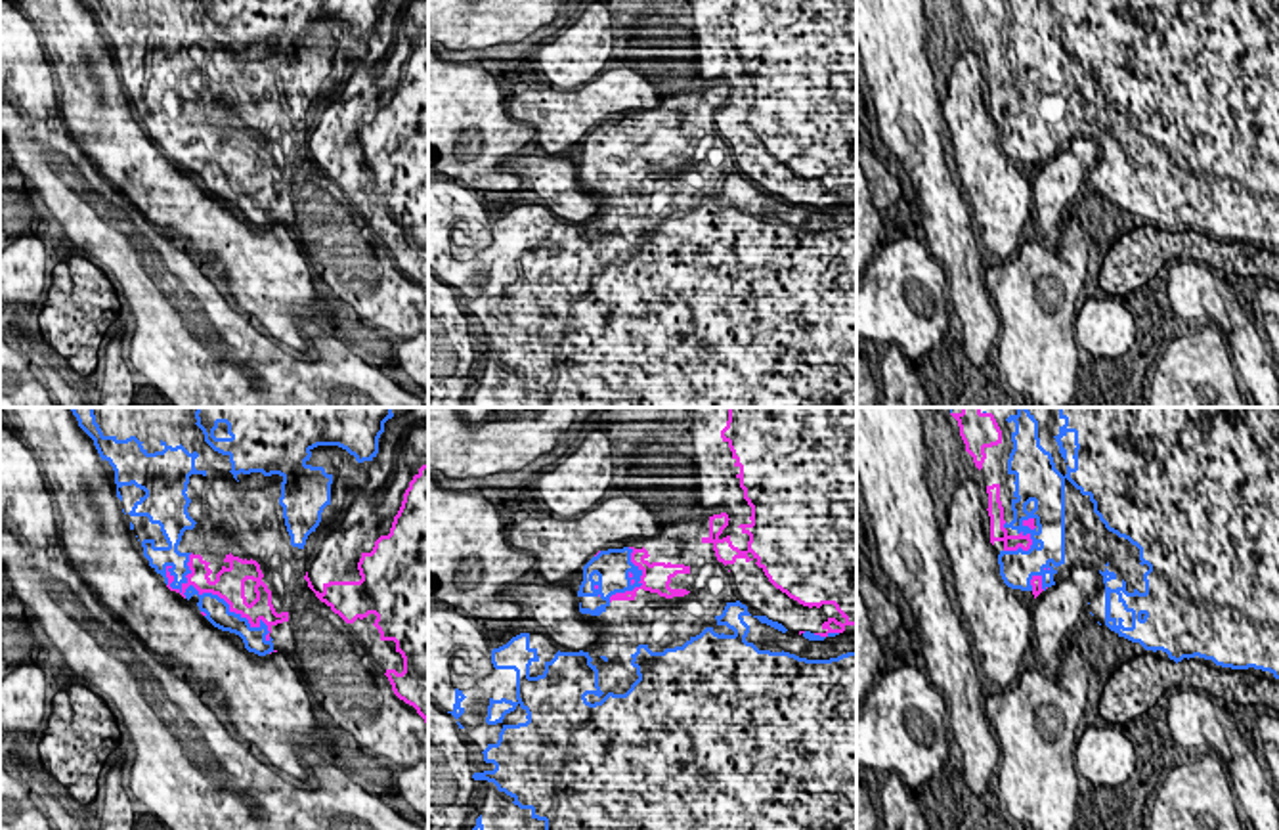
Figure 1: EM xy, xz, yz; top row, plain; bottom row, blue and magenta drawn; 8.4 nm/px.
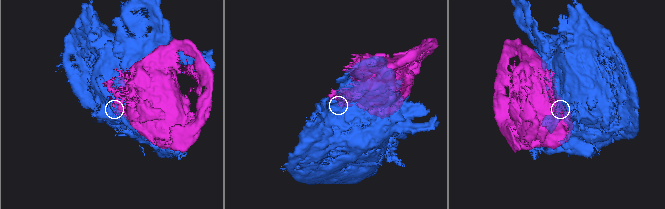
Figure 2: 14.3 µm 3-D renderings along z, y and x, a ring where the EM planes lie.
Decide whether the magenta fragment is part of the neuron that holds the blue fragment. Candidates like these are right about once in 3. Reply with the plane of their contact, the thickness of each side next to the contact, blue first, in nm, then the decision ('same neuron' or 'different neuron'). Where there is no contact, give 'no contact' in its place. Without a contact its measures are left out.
xy | 200/260 nm | different neuron

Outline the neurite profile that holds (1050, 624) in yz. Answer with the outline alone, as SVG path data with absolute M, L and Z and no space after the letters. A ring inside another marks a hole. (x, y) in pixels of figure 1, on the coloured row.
M1053 589L1034 599L1032 620L1038 639L1038 652L1044 658L1048 675L1057 681L1061 667L1057 650L1061 648L1061 639L1071 629L1071 623L1067 622L1061 601Z

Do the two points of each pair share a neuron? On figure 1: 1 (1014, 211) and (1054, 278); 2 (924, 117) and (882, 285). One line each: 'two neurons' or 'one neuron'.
1: two neurons
2: two neurons

